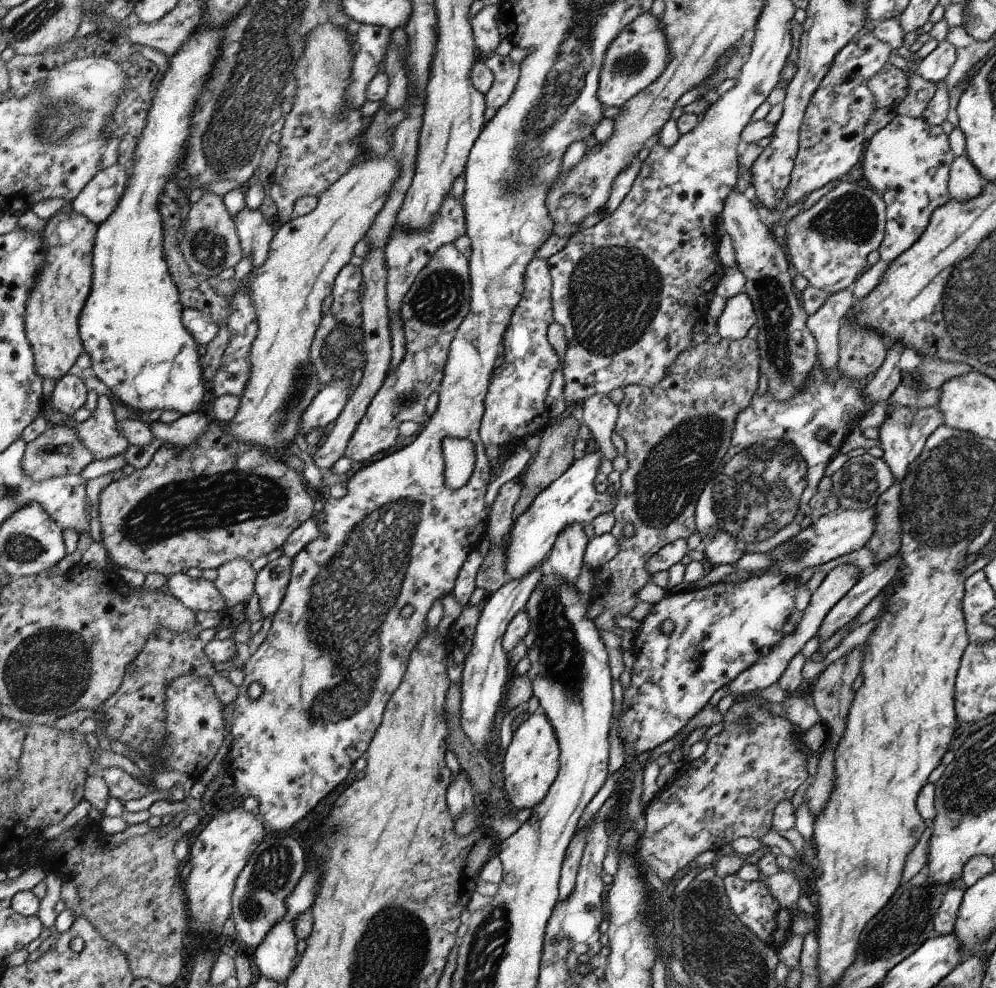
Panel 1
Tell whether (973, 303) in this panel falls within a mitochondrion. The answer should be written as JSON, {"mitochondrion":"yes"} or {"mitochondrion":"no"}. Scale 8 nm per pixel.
{"mitochondrion":"yes"}

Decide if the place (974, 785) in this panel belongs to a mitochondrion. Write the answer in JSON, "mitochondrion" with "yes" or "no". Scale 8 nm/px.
{"mitochondrion":"yes"}

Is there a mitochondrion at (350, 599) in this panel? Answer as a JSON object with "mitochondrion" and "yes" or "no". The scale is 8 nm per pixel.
{"mitochondrion":"yes"}

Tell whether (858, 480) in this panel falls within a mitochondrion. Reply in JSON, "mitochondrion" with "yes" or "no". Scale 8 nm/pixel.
{"mitochondrion":"yes"}

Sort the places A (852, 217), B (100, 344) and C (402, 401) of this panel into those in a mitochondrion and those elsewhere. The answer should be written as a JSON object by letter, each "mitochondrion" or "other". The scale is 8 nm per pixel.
{"A":"mitochondrion","B":"mitochondrion","C":"mitochondrion"}

